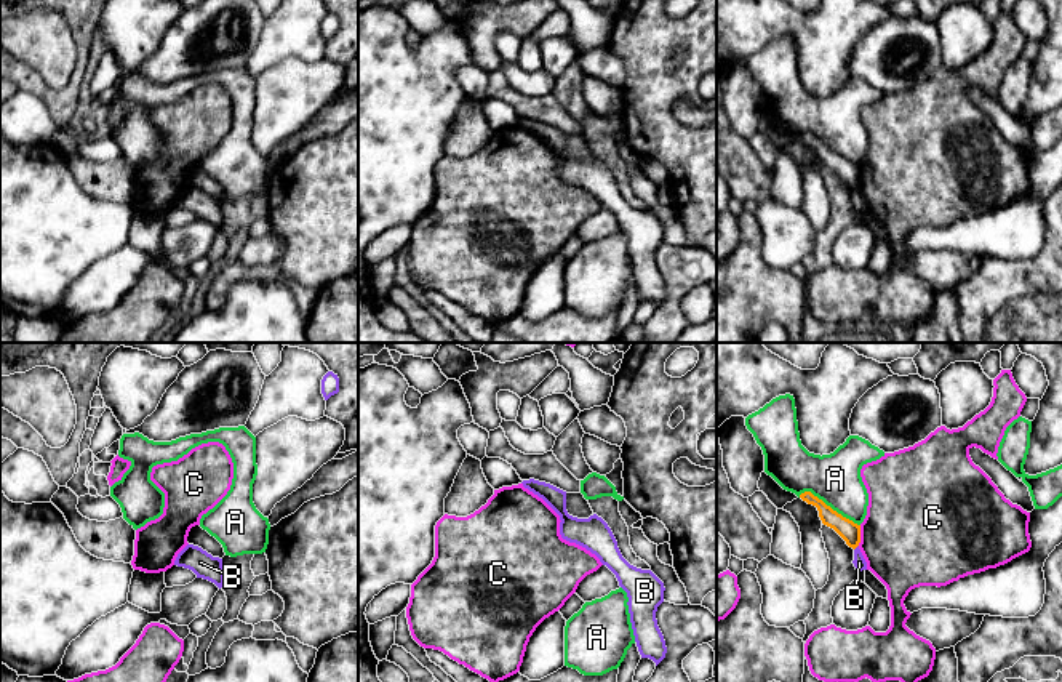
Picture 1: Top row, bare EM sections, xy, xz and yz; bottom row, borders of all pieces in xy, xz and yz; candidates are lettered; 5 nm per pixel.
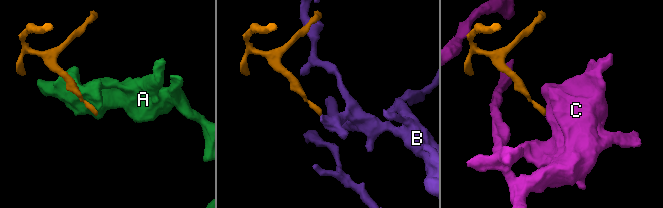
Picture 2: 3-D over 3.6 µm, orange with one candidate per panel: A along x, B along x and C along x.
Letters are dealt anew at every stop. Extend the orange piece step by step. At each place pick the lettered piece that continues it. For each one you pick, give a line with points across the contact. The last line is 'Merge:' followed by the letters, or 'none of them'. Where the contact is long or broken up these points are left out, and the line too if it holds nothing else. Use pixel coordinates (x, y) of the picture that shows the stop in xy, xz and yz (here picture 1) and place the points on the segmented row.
Merge: none of them

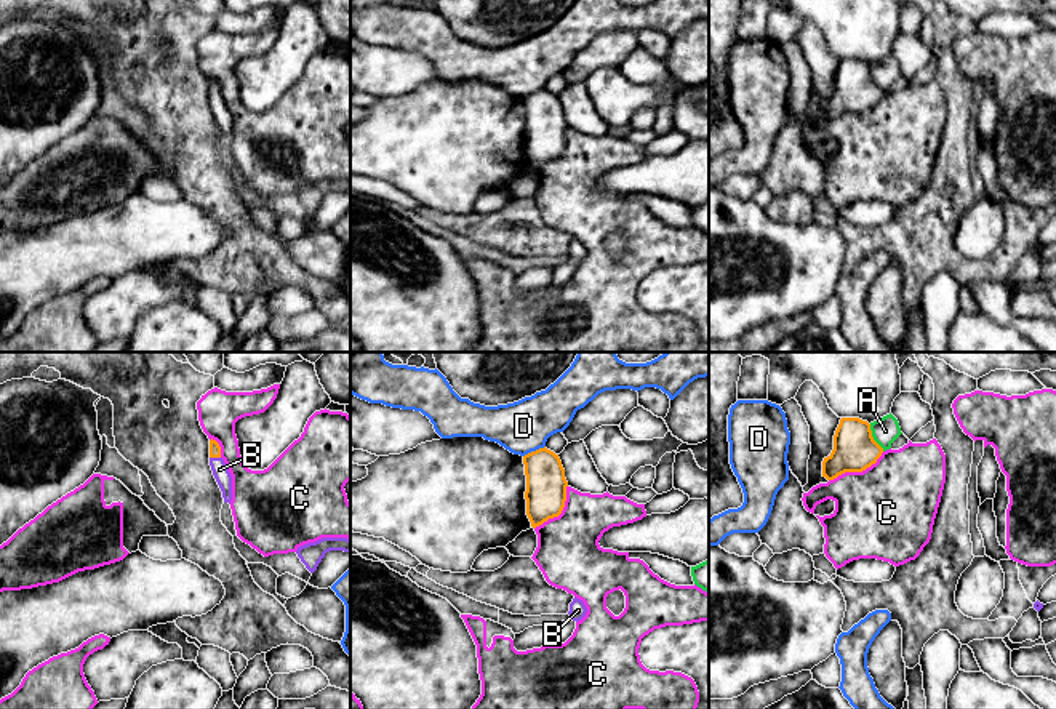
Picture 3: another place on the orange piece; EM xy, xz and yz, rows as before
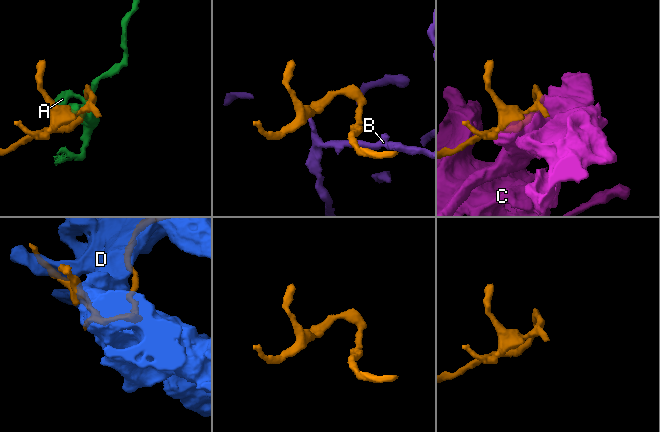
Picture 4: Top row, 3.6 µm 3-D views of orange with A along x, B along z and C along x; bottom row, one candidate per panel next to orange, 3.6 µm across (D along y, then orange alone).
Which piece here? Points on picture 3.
B: runs through xy (215, 450), (215, 456), (220, 469)
Merge: B

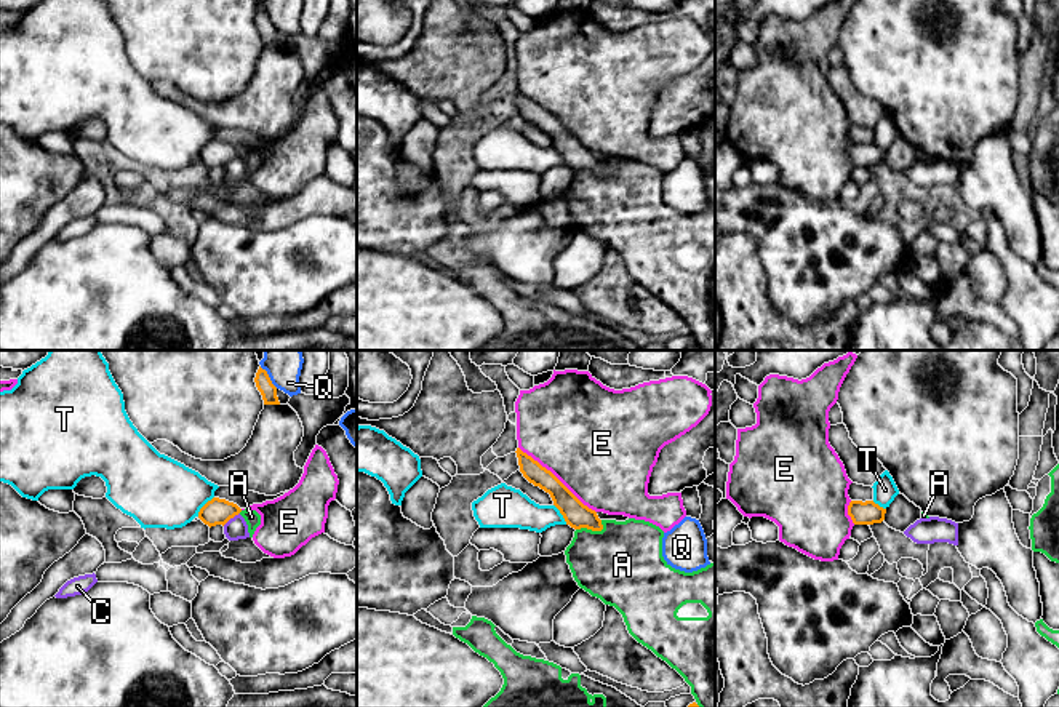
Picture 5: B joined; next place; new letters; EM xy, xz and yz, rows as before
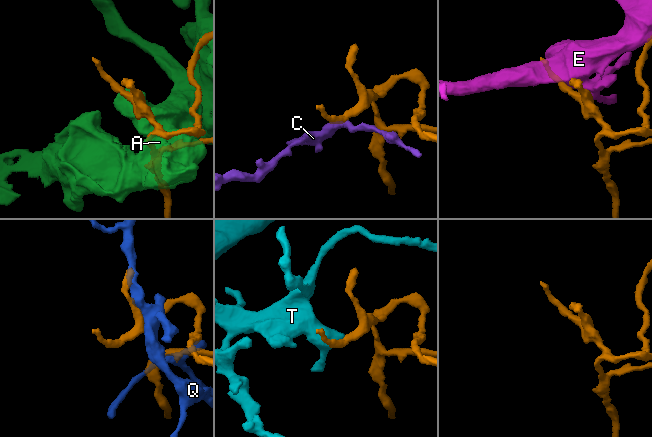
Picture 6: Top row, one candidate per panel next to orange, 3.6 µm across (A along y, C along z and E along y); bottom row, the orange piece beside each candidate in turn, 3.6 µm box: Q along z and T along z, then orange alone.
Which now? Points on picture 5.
Merge: none of them

